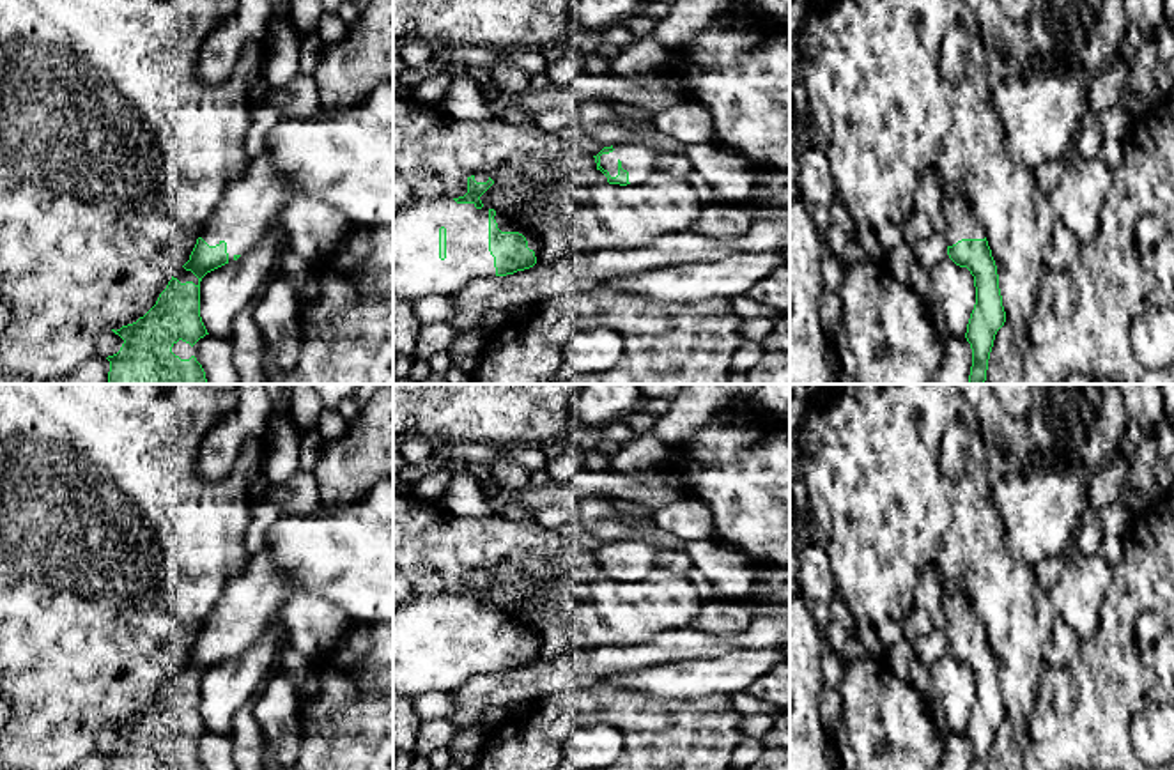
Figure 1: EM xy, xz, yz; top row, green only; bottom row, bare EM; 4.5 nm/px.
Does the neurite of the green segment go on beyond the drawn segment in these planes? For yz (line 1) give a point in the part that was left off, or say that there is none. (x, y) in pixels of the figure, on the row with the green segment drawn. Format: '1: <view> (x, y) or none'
1: yz (962, 223)

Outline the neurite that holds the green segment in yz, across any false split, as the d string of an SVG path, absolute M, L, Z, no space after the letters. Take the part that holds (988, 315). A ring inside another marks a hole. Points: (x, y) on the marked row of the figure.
M944 188L942 209L947 225L944 232L947 255L956 266L970 271L976 287L976 304L965 333L972 349L969 384L985 384L995 335L1006 322L997 266L985 227L969 202L953 189Z

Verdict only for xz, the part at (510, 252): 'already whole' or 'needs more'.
needs more

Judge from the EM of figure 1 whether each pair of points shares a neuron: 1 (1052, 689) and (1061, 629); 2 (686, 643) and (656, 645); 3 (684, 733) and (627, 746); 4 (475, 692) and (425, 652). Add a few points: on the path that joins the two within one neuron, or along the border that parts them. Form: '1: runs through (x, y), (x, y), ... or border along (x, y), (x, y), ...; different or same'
1: border along (1047, 666), (1061, 669); different
2: runs through (679, 645), (663, 645); same
3: runs through (670, 746), (641, 746); same
4: border along (496, 673), (475, 675), (452, 691); different

